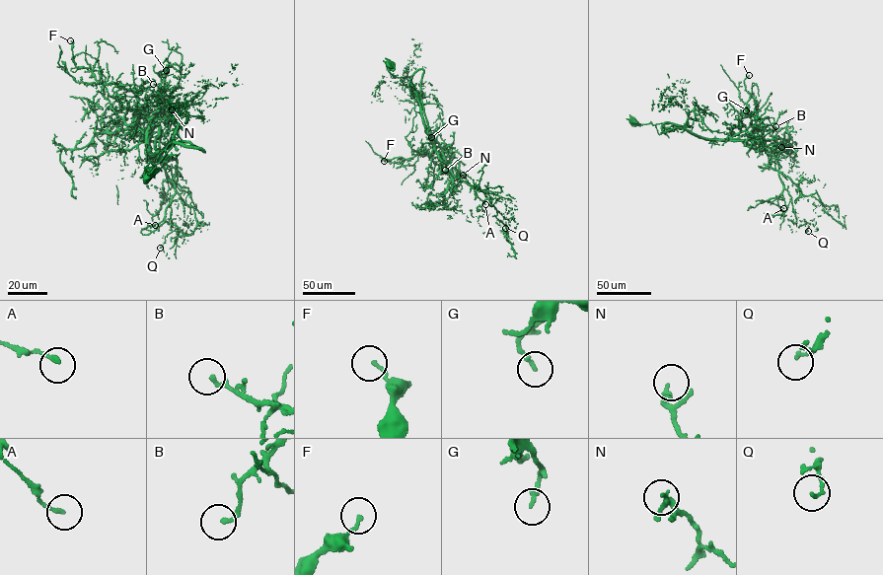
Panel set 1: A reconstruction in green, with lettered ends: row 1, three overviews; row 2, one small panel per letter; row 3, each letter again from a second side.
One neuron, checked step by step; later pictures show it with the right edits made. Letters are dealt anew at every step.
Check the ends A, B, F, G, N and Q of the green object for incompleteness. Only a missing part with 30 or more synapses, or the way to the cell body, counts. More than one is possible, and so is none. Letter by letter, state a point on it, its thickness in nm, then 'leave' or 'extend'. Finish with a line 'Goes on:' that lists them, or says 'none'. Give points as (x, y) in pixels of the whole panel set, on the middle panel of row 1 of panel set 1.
A: (485, 204) | 180 nm | leave
B: (445, 170) | 180 nm | leave
F: (384, 161) | 160 nm | leave
G: (431, 137) | 160 nm | leave
N: (463, 175) | 140 nm | leave
Q: (505, 228) | 140 nm | leave
Goes on: none

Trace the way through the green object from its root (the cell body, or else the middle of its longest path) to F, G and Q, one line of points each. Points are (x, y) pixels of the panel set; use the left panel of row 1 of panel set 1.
F: (149, 173), (140, 177), (173, 144), (153, 153), (146, 148), (149, 122), (135, 95), (78, 68), (70, 40)
G: (149, 173), (140, 177), (173, 145), (169, 141), (153, 153), (144, 142), (183, 69), (169, 64), (166, 70)
Q: (149, 173), (140, 177), (173, 144), (152, 153), (149, 133), (151, 156), (203, 216), (170, 229), (160, 248)

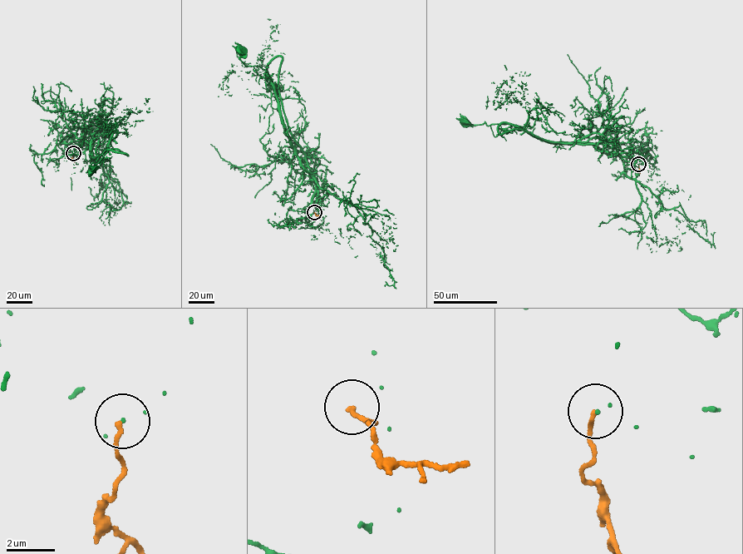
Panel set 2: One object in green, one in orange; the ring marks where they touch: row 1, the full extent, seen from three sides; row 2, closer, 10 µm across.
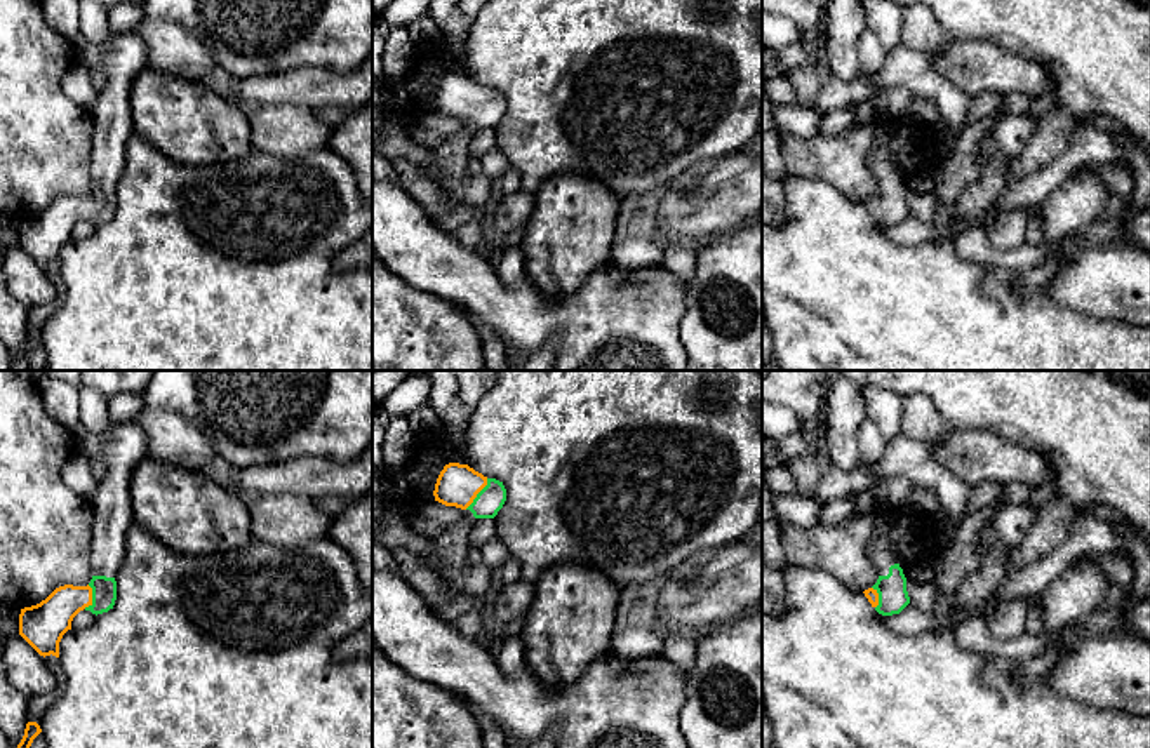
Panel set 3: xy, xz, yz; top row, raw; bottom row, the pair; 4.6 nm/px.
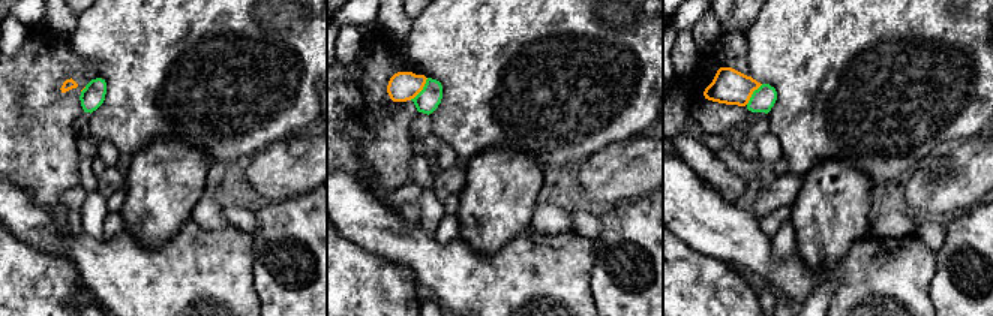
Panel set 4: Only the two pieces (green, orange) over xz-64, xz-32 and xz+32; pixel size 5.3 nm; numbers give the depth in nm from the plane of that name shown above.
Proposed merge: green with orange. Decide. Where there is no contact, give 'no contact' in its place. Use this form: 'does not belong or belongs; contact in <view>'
belongs; contact in xz

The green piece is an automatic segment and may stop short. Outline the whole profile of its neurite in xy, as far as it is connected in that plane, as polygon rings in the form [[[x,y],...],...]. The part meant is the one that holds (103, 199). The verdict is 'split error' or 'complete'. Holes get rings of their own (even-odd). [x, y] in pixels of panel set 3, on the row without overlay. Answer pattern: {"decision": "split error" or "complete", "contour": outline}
{"decision": "split error", "contour": [[[134,30],[96,43],[80,35],[75,54],[106,75],[92,110],[92,190],[87,197],[64,195],[37,216],[21,219],[19,245],[40,264],[59,268],[59,252],[80,221],[103,224],[117,210],[115,186],[125,165],[125,148],[134,134],[130,83],[148,66],[146,45]]]}

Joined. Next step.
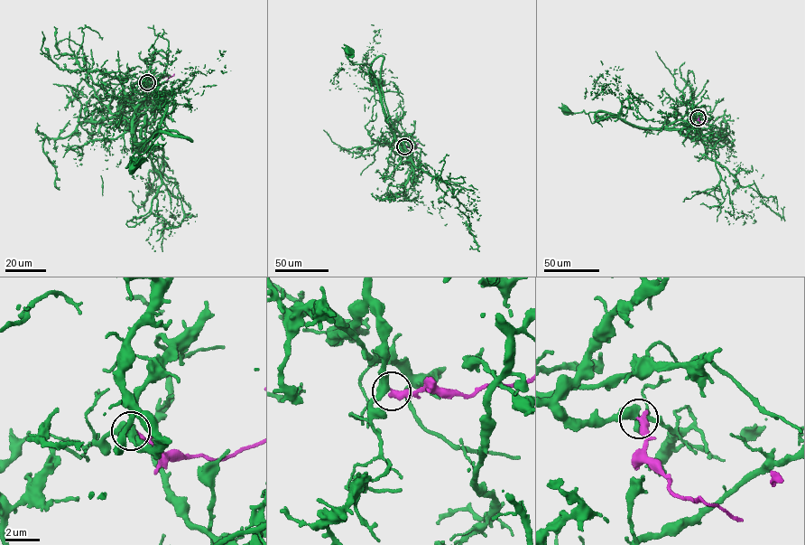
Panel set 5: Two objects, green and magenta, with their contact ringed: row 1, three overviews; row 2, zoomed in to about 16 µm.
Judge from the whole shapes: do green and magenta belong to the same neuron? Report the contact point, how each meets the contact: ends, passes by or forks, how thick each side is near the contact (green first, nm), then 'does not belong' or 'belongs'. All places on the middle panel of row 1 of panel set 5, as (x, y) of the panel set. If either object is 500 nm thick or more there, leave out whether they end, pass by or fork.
at (404, 146); green passes by; magenta ends there; 440 nm thick on the green side, 480 nm on the other; belongs

